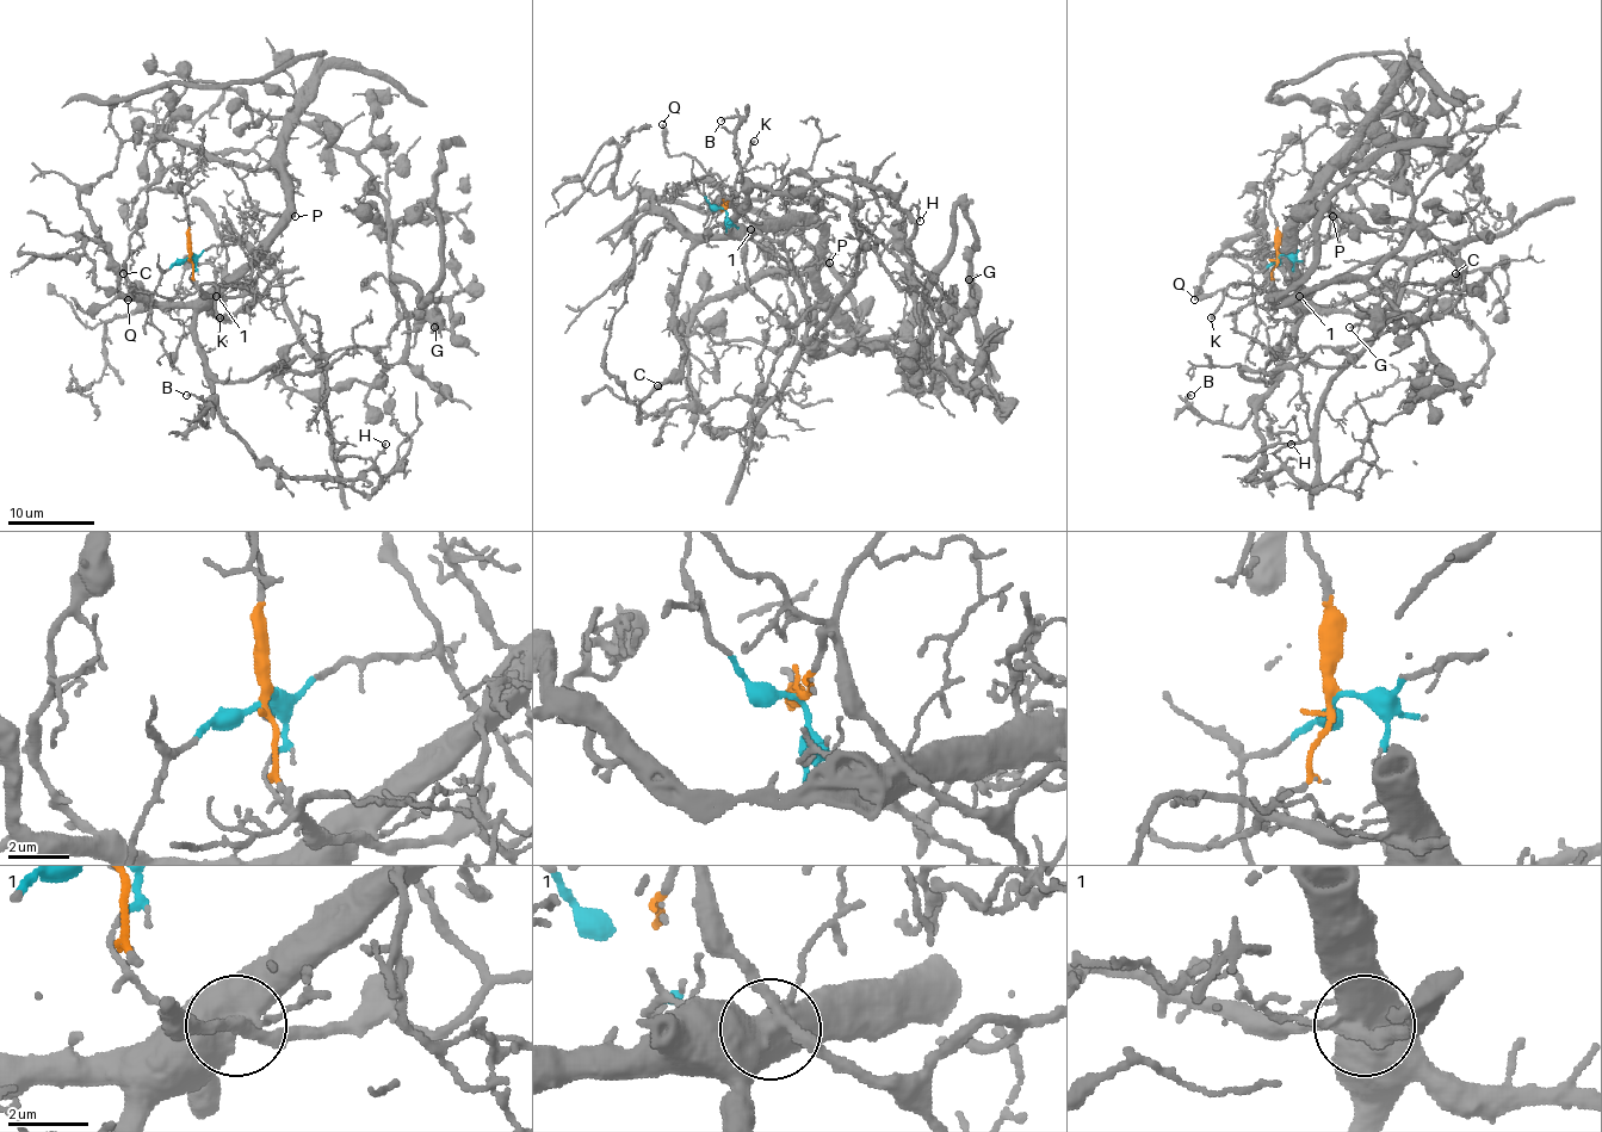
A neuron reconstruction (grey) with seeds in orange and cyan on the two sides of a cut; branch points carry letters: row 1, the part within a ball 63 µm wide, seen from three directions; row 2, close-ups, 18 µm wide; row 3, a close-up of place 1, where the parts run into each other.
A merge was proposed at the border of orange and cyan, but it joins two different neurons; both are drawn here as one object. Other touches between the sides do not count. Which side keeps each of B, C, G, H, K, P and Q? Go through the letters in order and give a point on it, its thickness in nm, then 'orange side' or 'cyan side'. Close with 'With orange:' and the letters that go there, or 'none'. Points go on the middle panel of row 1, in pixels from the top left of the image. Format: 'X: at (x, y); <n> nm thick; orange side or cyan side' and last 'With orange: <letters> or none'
B: at (721, 121); 140 nm thick; cyan side
C: at (657, 385); 240 nm thick; cyan side
G: at (969, 279); 200 nm thick; cyan side
H: at (920, 221); 240 nm thick; cyan side
K: at (754, 141); 300 nm thick; orange side
P: at (829, 263); 220 nm thick; cyan side
Q: at (662, 124); 320 nm thick; orange side
With orange: K, Q

